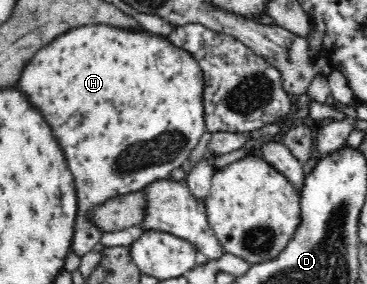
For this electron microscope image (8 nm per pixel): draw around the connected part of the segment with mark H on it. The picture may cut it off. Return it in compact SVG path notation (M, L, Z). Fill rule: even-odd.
M83 25L83 27L75 27L75 29L71 27L71 31L65 31L61 35L57 35L47 47L43 47L43 51L35 53L35 57L25 67L25 71L23 71L21 79L19 79L19 89L29 97L29 101L43 113L43 117L51 125L53 135L57 137L59 145L63 147L67 163L69 163L69 169L71 169L71 173L75 177L79 209L71 241L71 250L79 257L92 251L92 247L97 245L99 239L101 239L101 230L97 230L97 226L85 218L85 213L91 207L95 207L95 205L99 205L99 203L103 203L103 201L107 201L111 197L119 197L140 191L145 185L149 185L155 179L170 177L175 167L185 166L191 151L197 147L197 142L206 131L203 95L204 73L201 66L187 50L173 45L168 37L163 37L162 35L157 37L157 34L145 31L143 28L123 31L123 29L117 29L117 27L111 27L111 25Z

